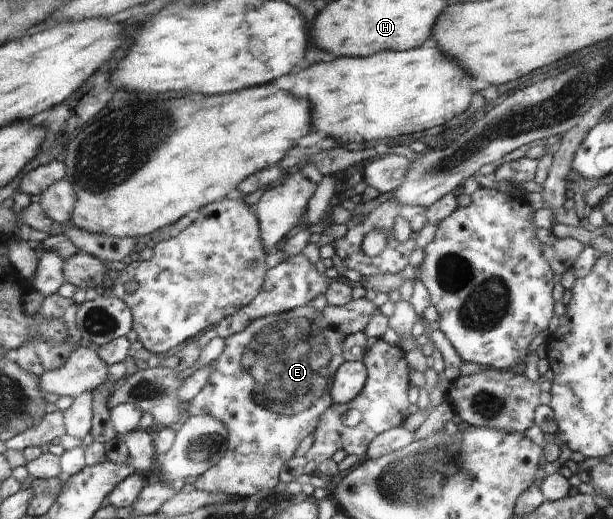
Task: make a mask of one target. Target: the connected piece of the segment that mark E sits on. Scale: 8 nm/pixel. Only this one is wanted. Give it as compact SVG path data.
M366 297L359 298L359 300L352 299L346 306L331 306L331 304L327 304L323 310L315 310L310 303L307 304L307 306L289 310L289 312L281 312L281 314L257 318L257 320L250 322L242 332L232 334L229 338L225 338L225 348L221 356L212 363L213 366L211 366L209 382L203 386L203 389L195 398L189 403L182 405L183 409L189 412L190 417L199 415L200 413L215 416L217 420L221 420L221 422L225 424L228 431L225 455L222 456L221 461L217 462L215 467L209 468L201 477L198 477L197 480L195 480L193 487L196 490L203 490L203 492L219 492L219 494L229 494L229 496L243 500L257 494L257 492L261 492L261 490L274 491L275 485L280 482L279 476L285 464L295 456L295 452L304 438L307 438L309 434L313 434L316 430L321 414L323 414L331 404L334 404L330 394L330 387L334 378L333 371L344 362L341 352L343 351L342 345L345 338L354 333L364 332L369 325L371 318L373 318L373 314L377 311L377 306Z

